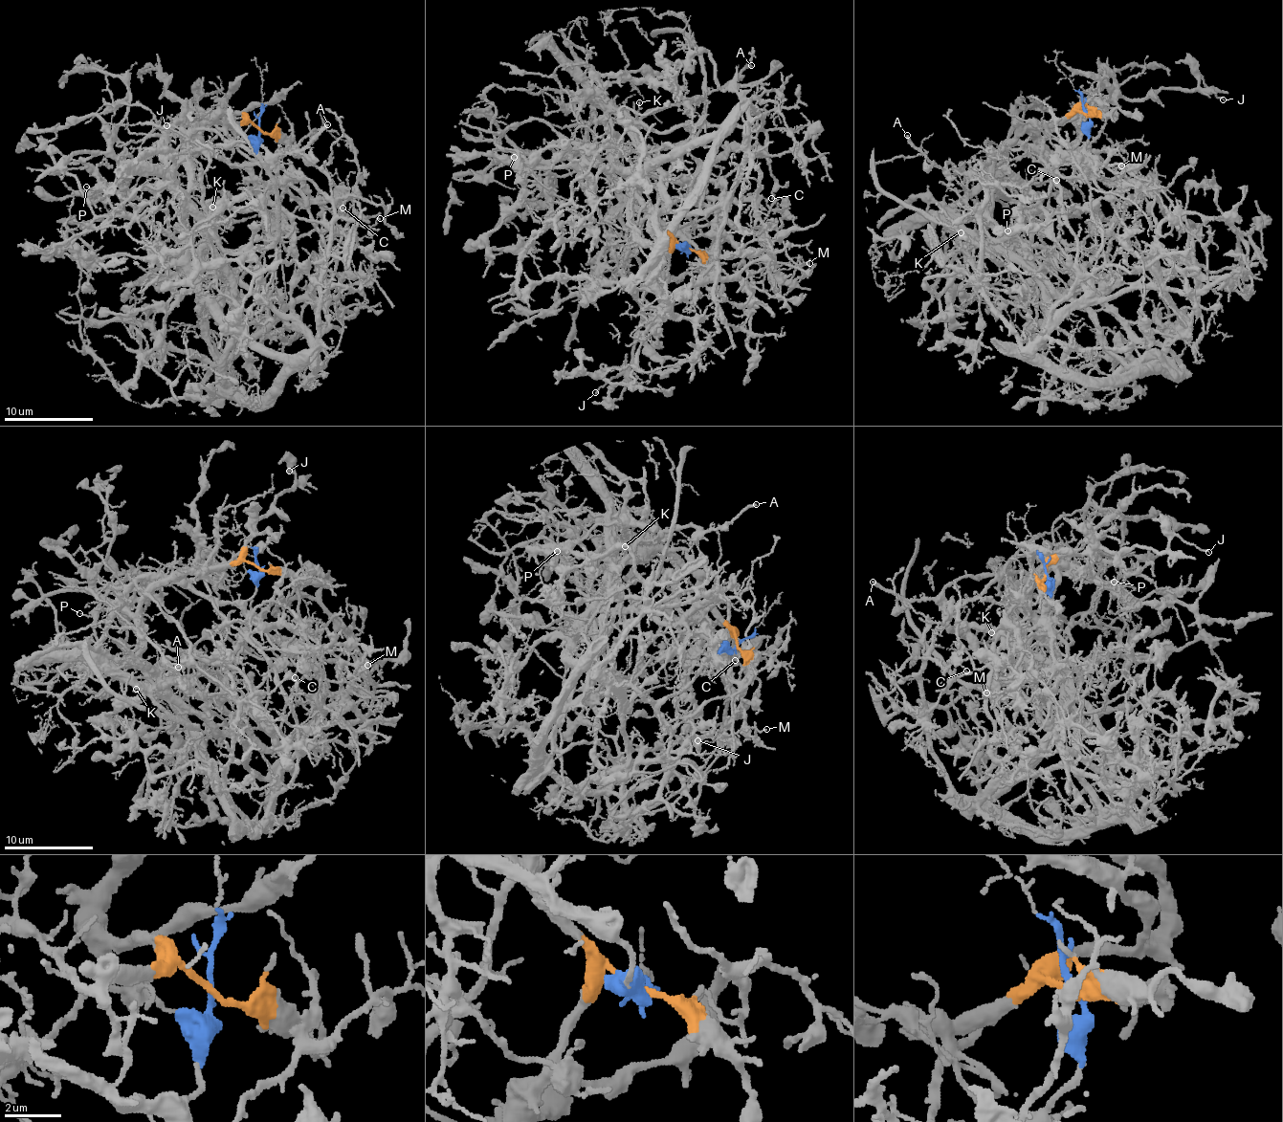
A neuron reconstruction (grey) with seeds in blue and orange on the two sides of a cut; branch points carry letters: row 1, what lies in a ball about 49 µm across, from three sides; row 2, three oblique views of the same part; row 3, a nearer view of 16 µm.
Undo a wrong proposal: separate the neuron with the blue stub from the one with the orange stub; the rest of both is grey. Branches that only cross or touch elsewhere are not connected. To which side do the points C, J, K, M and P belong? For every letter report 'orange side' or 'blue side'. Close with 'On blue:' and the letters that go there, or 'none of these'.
C: orange side
J: orange side
K: orange side
M: blue side
P: orange side
On blue: M

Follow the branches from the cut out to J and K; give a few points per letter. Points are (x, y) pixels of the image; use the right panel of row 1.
J: (1084, 113), (1077, 108), (1094, 100), (1119, 96), (1148, 99), (1163, 89), (1190, 89), (1199, 76), (1223, 100)
K: (1084, 113), (1025, 126), (995, 161), (995, 224), (1033, 257), (1049, 256), (1034, 245), (975, 243), (960, 232)

